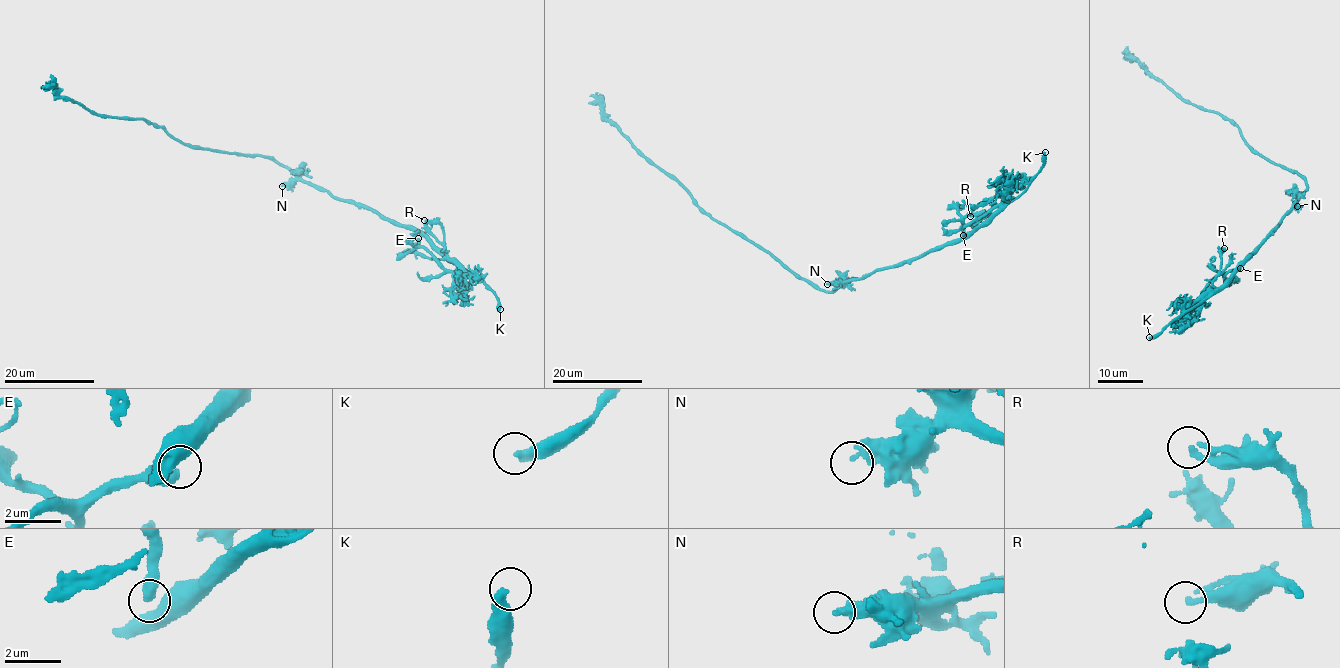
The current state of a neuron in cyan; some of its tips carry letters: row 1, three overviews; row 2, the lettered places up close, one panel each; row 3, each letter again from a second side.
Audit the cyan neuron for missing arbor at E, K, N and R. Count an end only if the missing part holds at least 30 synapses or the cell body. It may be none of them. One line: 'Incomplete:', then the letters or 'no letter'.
Incomplete: K

